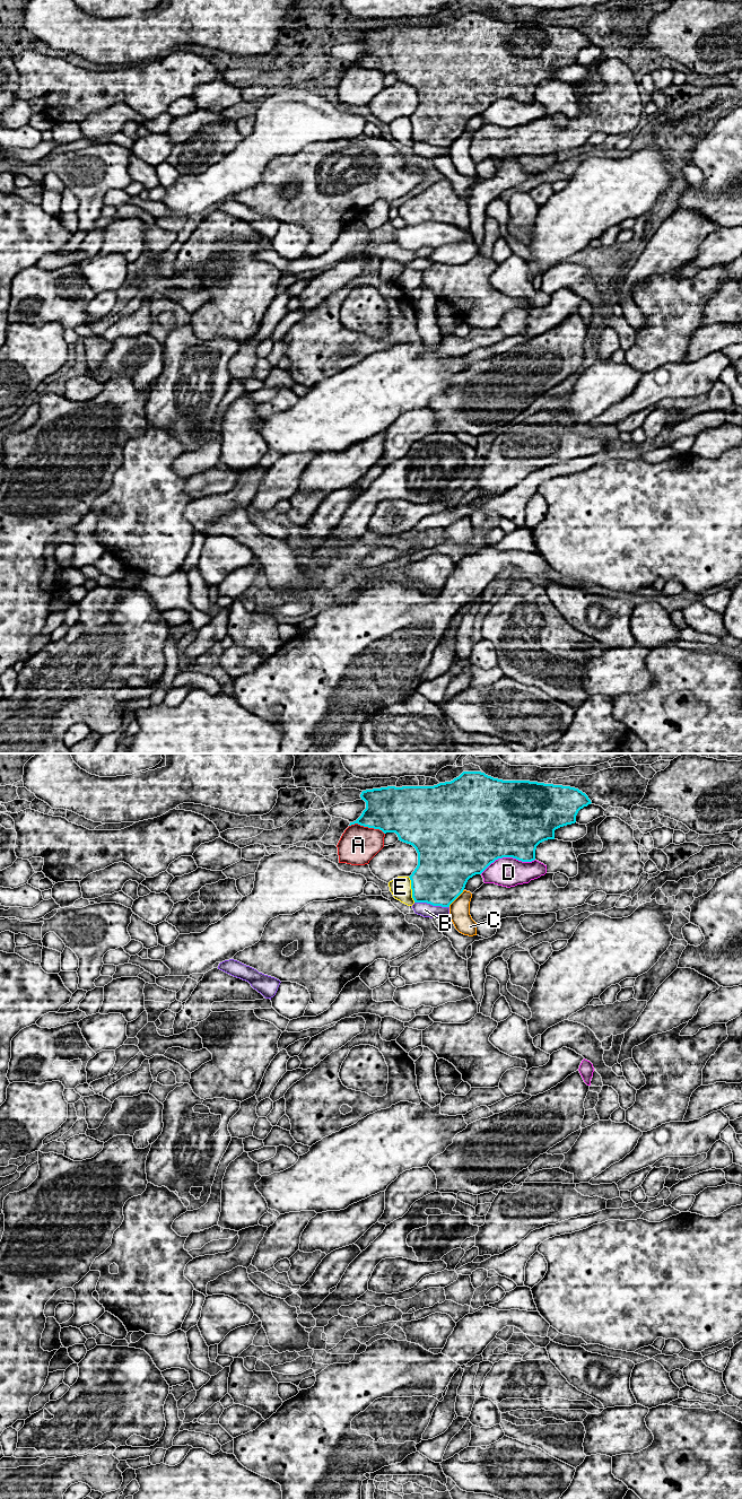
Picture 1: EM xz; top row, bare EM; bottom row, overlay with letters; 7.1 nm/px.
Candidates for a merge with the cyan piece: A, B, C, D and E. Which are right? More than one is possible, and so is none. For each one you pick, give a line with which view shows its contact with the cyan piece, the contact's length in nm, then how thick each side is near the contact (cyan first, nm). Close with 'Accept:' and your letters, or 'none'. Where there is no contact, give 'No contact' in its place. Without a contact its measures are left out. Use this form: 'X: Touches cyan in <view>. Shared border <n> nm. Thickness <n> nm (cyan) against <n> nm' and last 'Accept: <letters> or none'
Accept: none

